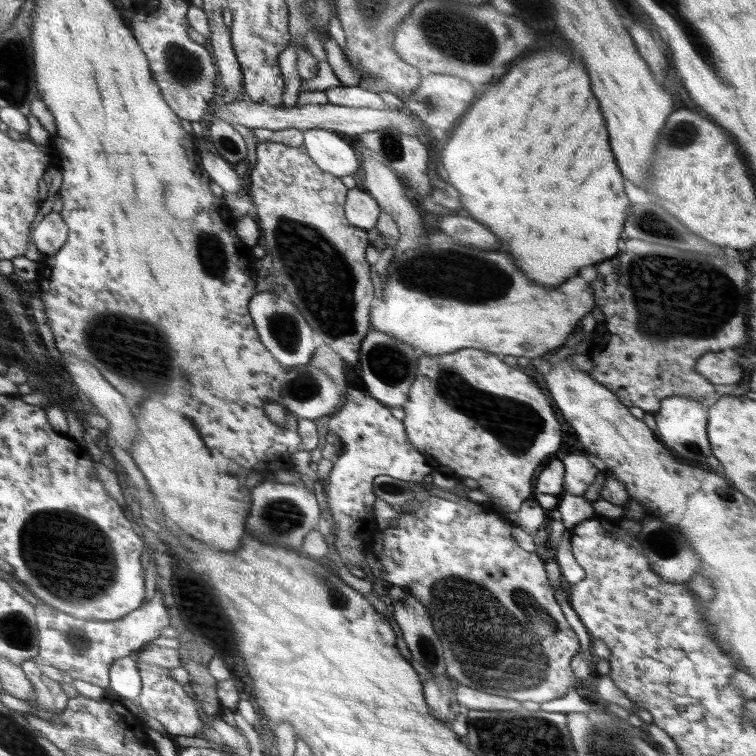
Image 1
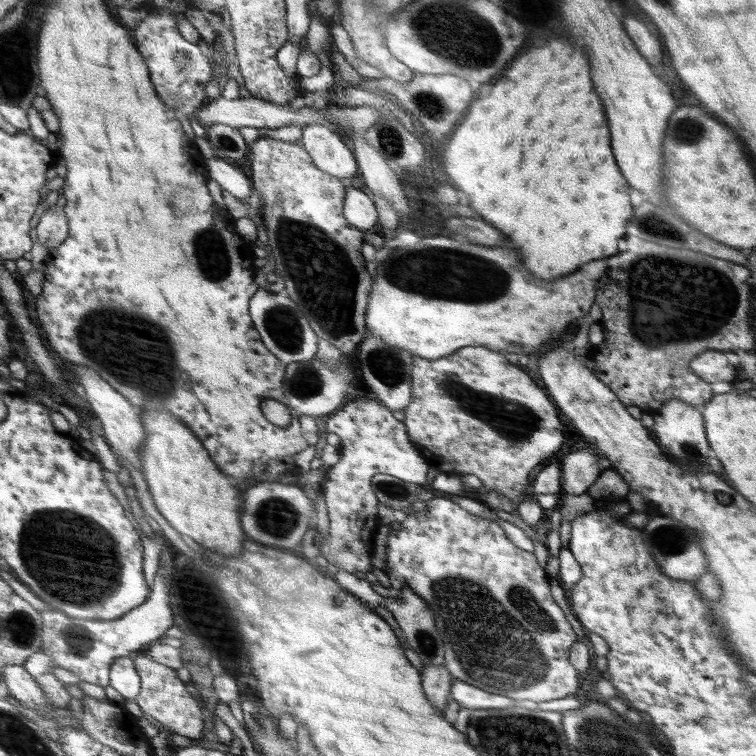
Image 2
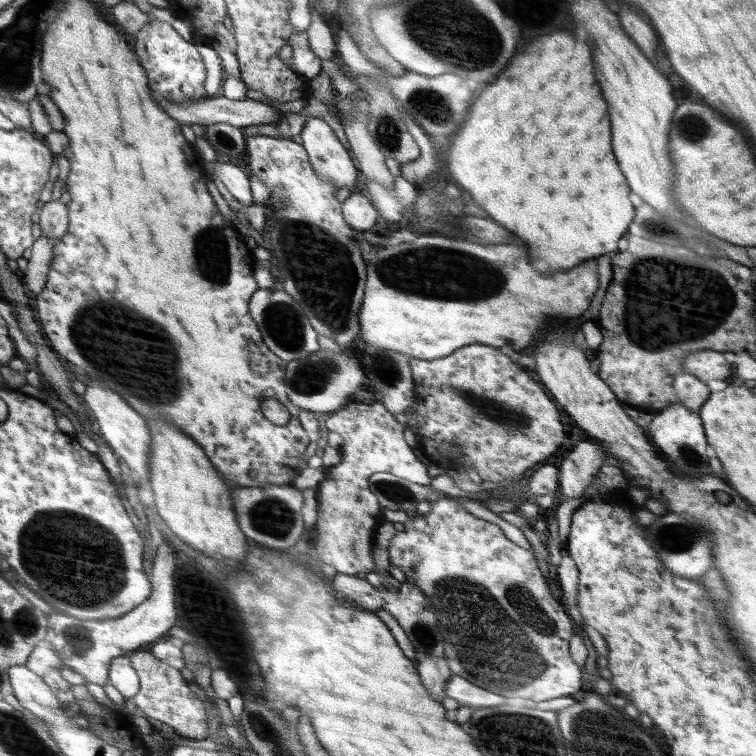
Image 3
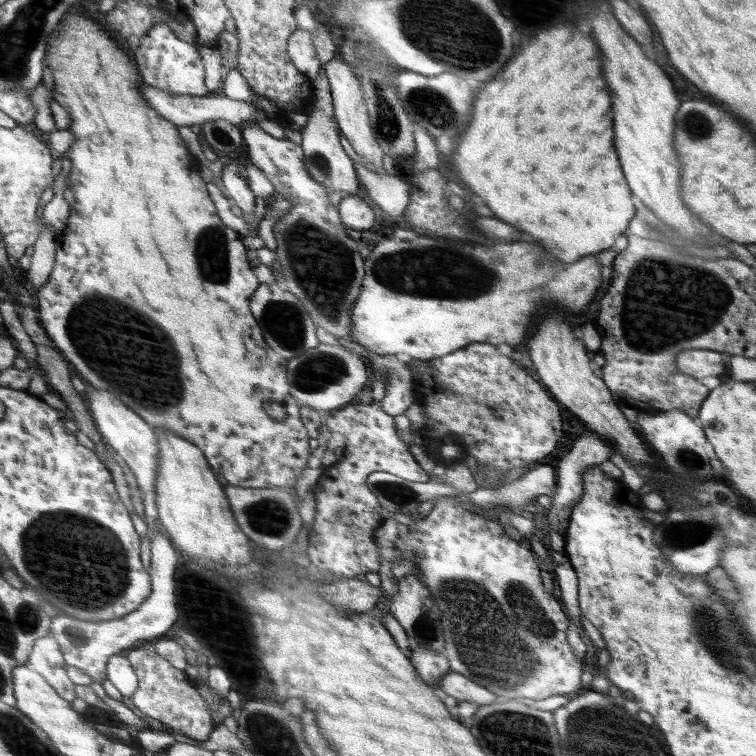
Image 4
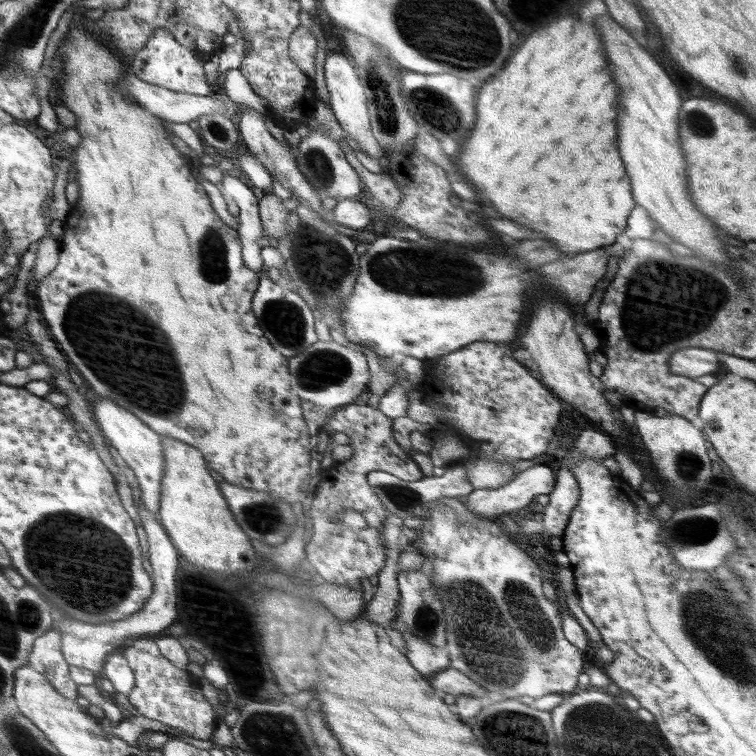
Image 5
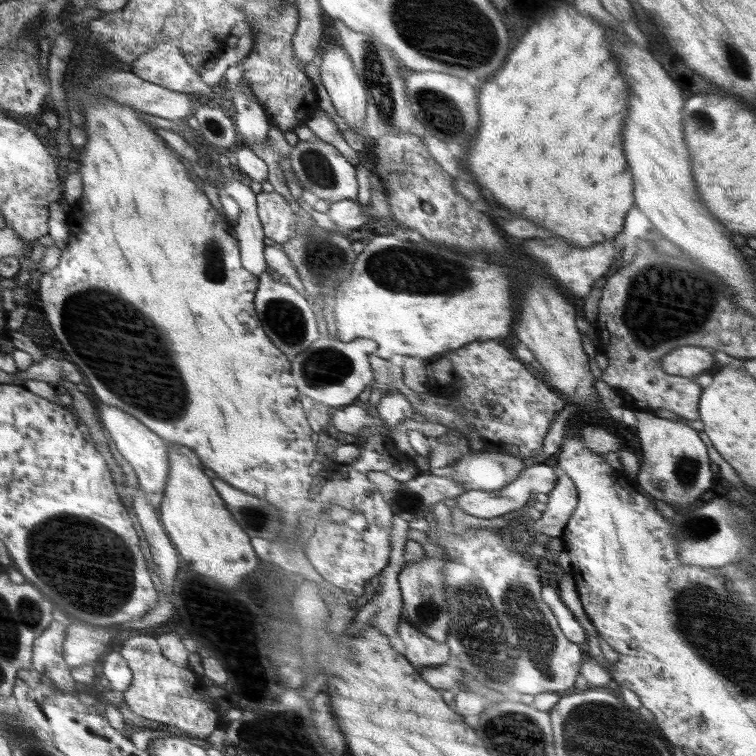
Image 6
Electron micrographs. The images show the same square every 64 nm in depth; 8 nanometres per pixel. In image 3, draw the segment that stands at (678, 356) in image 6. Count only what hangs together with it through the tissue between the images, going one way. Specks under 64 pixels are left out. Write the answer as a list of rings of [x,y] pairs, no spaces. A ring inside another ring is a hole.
[[[714,350],[688,353],[684,357],[684,372],[704,383],[712,379],[733,380],[733,366],[726,361],[722,352]]]

